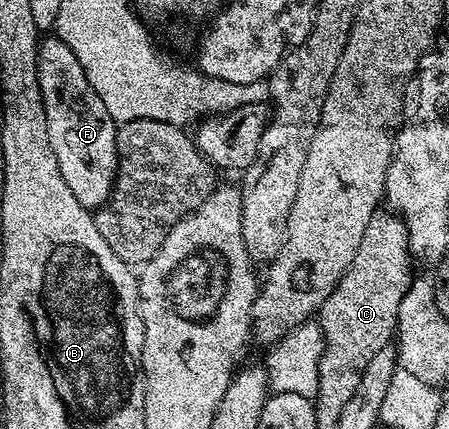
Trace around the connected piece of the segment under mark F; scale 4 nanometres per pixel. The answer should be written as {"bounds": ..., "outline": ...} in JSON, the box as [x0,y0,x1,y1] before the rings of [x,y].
{"bounds":[36,35,118,209],"outline":[[[49,35],[45,38],[38,44],[36,67],[39,69],[39,89],[46,110],[47,137],[51,137],[51,149],[55,149],[55,157],[59,161],[59,173],[63,173],[67,189],[75,193],[75,201],[79,201],[79,205],[84,207],[96,209],[108,201],[109,194],[113,191],[113,182],[117,180],[118,124],[107,112],[107,105],[100,100],[99,93],[91,88],[91,83],[87,81],[87,75],[75,53],[57,36]]]}

